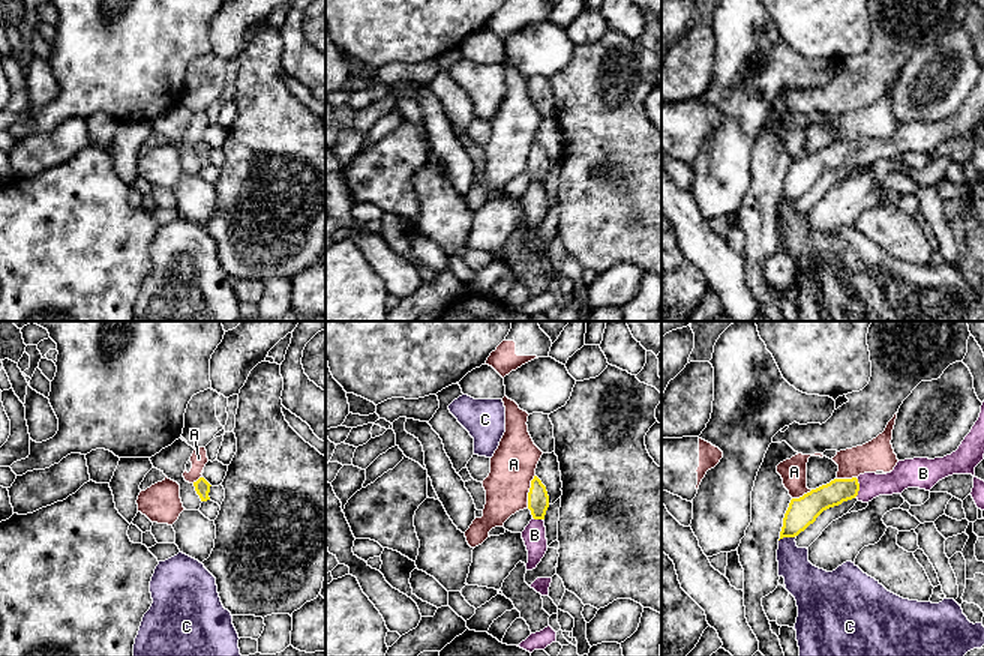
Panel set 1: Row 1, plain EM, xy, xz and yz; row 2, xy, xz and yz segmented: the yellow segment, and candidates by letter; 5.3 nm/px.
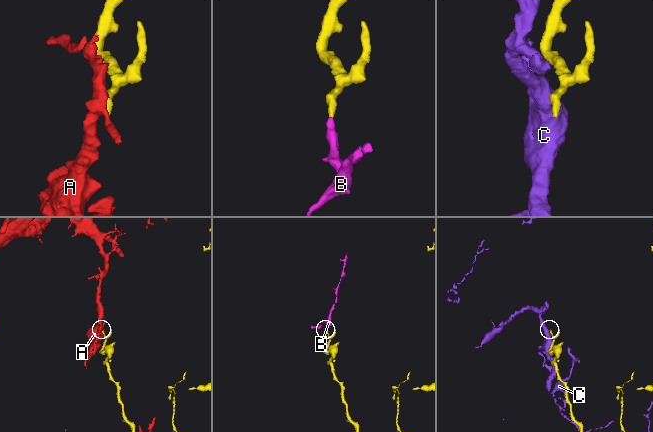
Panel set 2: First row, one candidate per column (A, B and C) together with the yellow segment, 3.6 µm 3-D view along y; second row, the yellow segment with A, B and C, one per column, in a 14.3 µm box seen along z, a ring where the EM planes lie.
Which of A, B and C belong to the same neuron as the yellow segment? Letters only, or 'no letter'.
B

